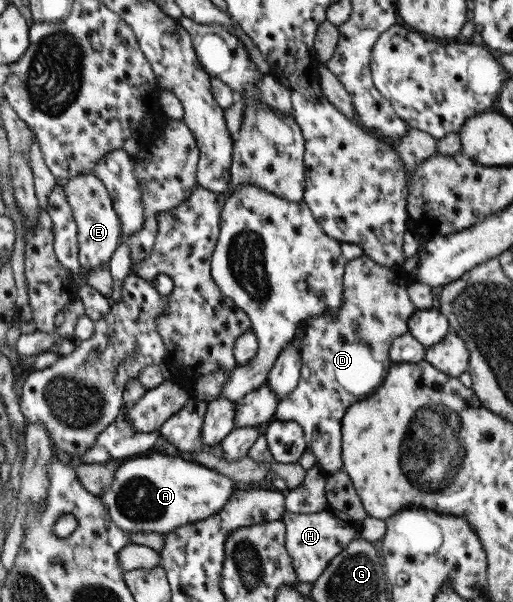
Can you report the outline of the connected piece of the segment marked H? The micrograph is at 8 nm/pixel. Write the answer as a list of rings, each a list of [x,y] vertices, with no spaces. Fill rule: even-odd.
[[[330,506],[312,514],[298,514],[285,510],[281,521],[285,524],[285,549],[299,582],[313,583],[328,562],[359,534],[357,522]]]

